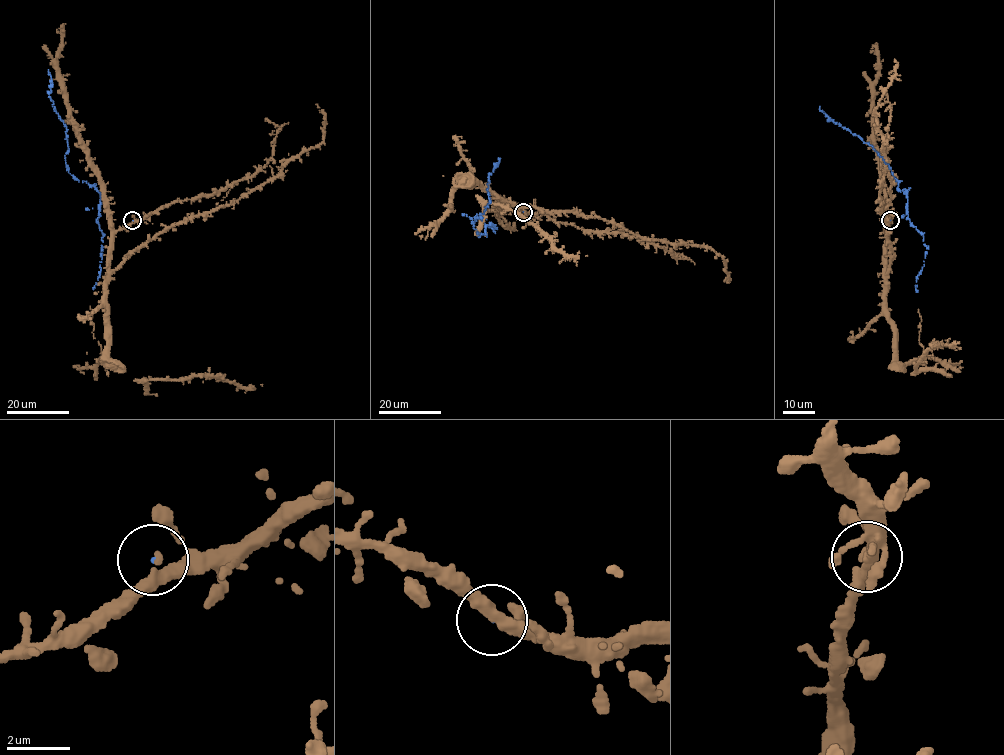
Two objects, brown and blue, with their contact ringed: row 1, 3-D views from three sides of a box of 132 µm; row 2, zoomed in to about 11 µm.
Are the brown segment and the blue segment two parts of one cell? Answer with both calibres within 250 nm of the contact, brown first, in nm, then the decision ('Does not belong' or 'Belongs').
Thickness 140 nm (brown) against 70 nm. Belongs

